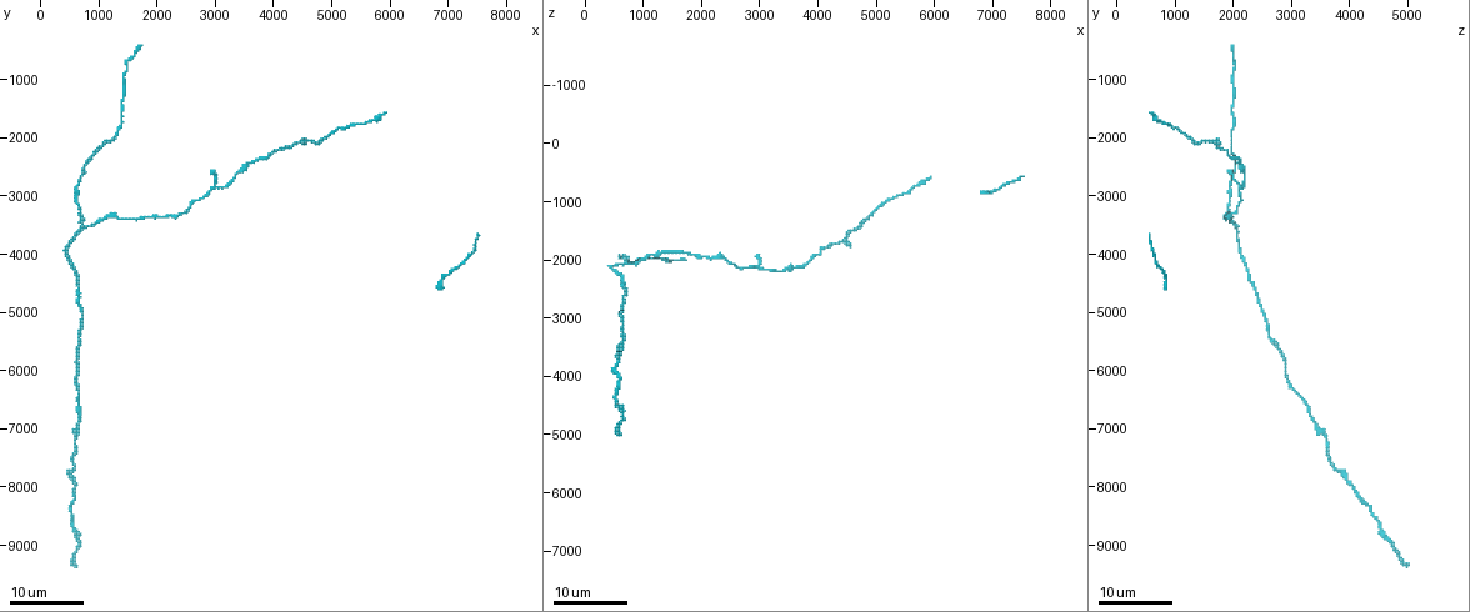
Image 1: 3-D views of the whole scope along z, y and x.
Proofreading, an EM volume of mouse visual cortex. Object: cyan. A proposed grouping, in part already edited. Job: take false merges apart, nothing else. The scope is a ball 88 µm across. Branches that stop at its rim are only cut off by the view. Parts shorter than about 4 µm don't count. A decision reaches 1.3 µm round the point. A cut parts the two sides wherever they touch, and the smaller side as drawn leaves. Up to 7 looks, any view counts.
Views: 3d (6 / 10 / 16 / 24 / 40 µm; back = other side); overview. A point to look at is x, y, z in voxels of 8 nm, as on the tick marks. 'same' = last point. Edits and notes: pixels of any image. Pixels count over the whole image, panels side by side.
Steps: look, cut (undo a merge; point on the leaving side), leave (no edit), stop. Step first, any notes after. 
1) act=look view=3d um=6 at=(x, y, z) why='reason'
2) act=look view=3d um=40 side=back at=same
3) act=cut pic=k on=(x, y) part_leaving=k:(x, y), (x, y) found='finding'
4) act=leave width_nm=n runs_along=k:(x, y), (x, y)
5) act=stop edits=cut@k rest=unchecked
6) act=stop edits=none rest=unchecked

act=look view=3d um=16 at=(600, 7150, 3600) why='sudden change in width'

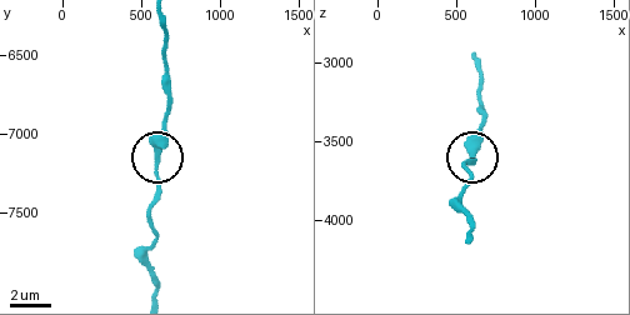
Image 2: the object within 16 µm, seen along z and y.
act=look view=3d um=10 at=(620, 7140, 3580)

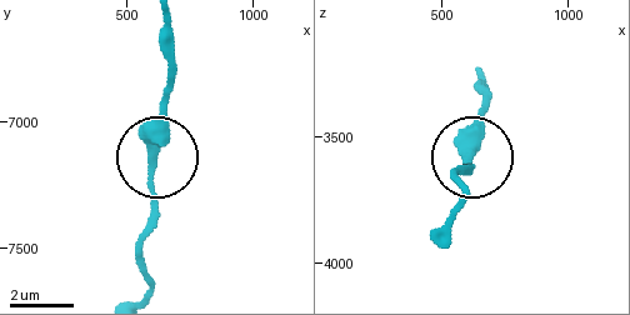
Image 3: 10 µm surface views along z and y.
act=leave runs_along=3:(166, 26), (166, 131), (150, 173), (150, 234) found='continuous, no second neuron'

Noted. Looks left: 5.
act=look view=3d um=16 at=(750, 3550, 2050) why='three arms meet'

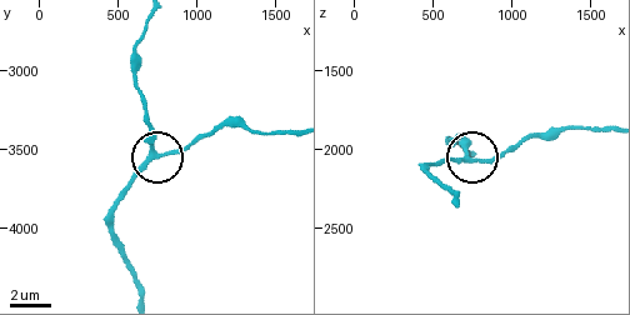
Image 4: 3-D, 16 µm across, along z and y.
act=look view=3d um=10 at=(720, 3540, 2060) why='closer look'

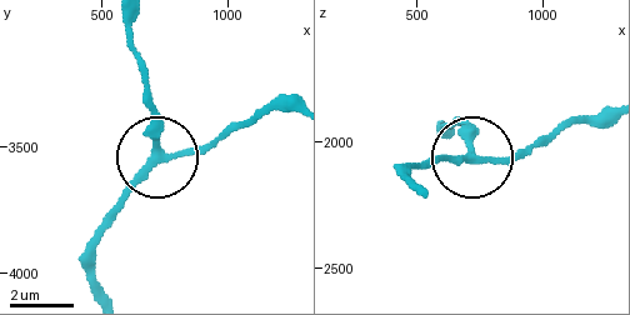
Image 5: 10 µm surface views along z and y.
act=leave side_arm_um=30 runs_along=5:(294, 111), (261, 111), (198, 149), (160, 155), (151, 98) found='one neuron here'

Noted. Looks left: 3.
act=look view=3d um=24 at=(3000, 2800, 2100) why='calibre changes'

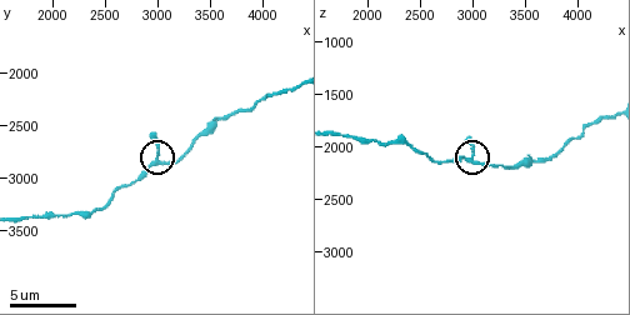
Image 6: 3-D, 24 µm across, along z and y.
act=look view=3d um=6 at=(3000, 2860, 2120) why='closer look'

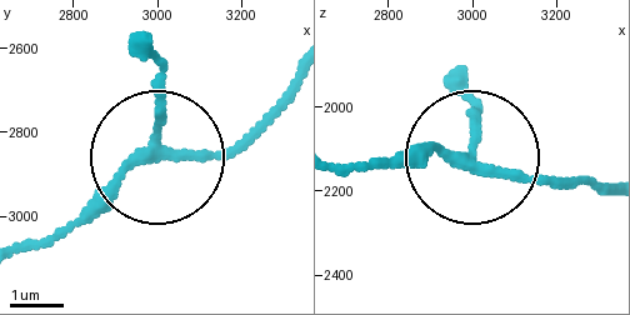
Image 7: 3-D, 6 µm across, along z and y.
act=leave width_nm=170 runs_along=7:(348, 163), (455, 154), (523, 176), (585, 176) found='continuous, no second neuron'

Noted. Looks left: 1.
act=stop edits=none rest=unchecked

